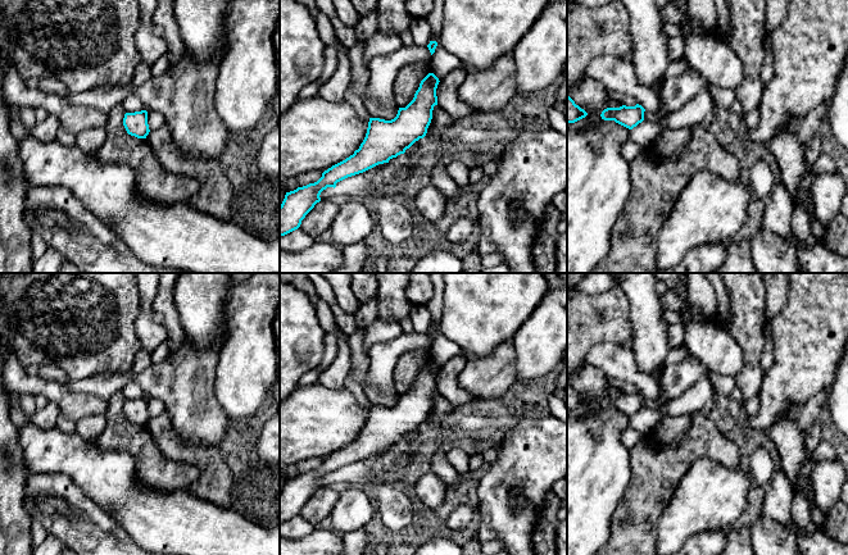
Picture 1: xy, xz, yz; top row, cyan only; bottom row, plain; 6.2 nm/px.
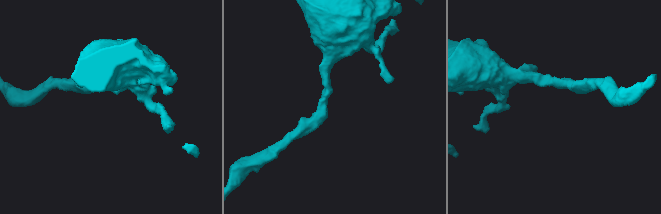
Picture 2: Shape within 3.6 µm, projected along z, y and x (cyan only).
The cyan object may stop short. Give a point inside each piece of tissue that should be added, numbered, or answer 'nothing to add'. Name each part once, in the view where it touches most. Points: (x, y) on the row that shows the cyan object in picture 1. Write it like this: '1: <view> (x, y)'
nothing to add

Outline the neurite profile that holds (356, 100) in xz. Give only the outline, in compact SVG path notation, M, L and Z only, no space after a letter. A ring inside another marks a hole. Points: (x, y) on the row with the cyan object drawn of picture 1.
M352 87L346 91L345 100L352 105L359 118L369 119L363 97L358 95Z

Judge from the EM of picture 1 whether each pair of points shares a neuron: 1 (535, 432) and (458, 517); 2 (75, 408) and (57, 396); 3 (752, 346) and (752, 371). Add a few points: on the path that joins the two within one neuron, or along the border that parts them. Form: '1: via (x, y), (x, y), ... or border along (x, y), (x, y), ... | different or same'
1: border along (475, 510), (476, 521) | different
2: via (71, 404), (60, 396) | same
3: via (752, 353), (752, 364) | same

